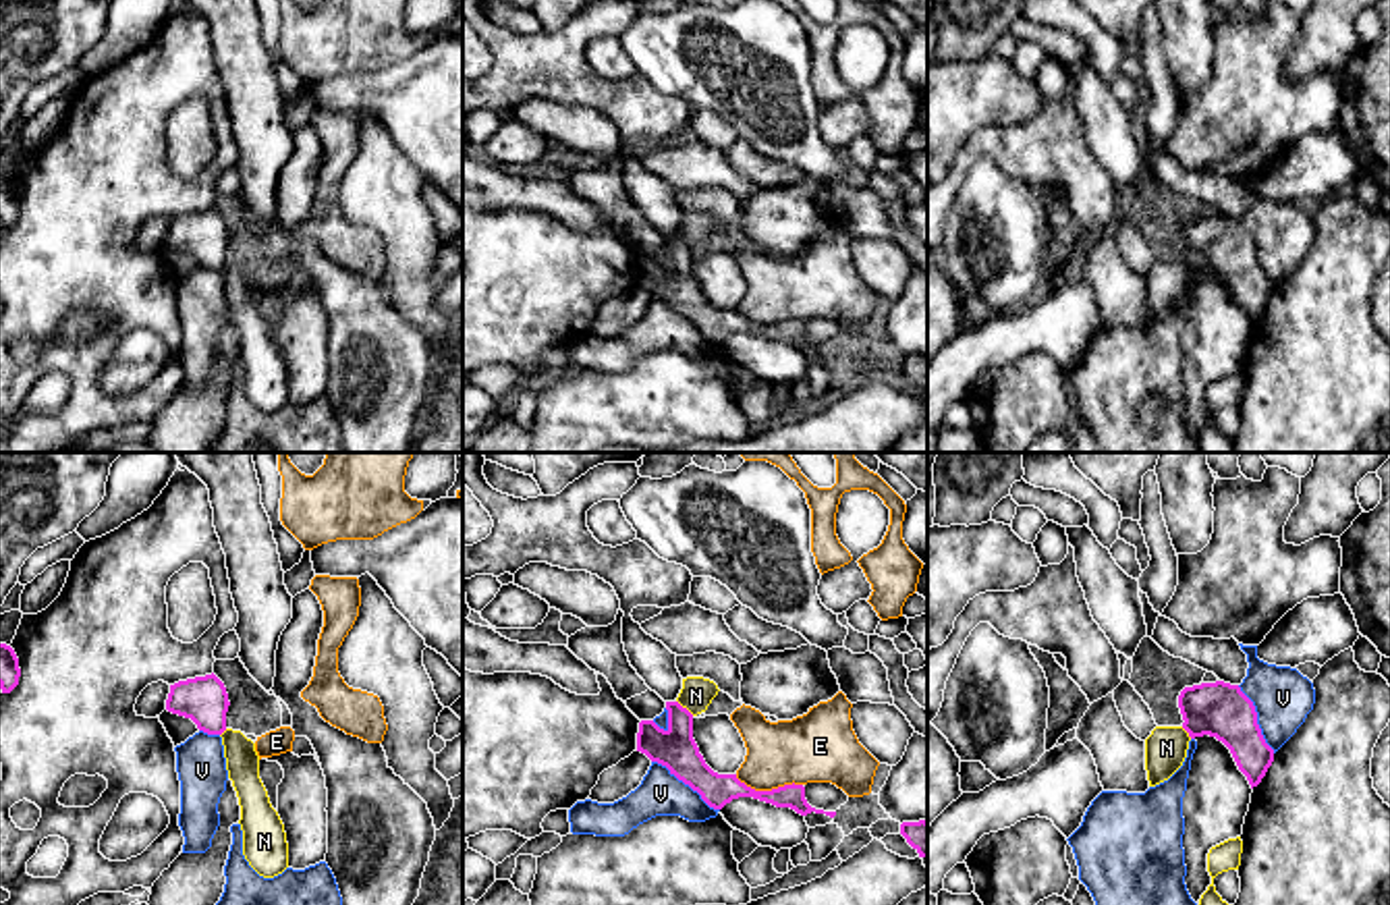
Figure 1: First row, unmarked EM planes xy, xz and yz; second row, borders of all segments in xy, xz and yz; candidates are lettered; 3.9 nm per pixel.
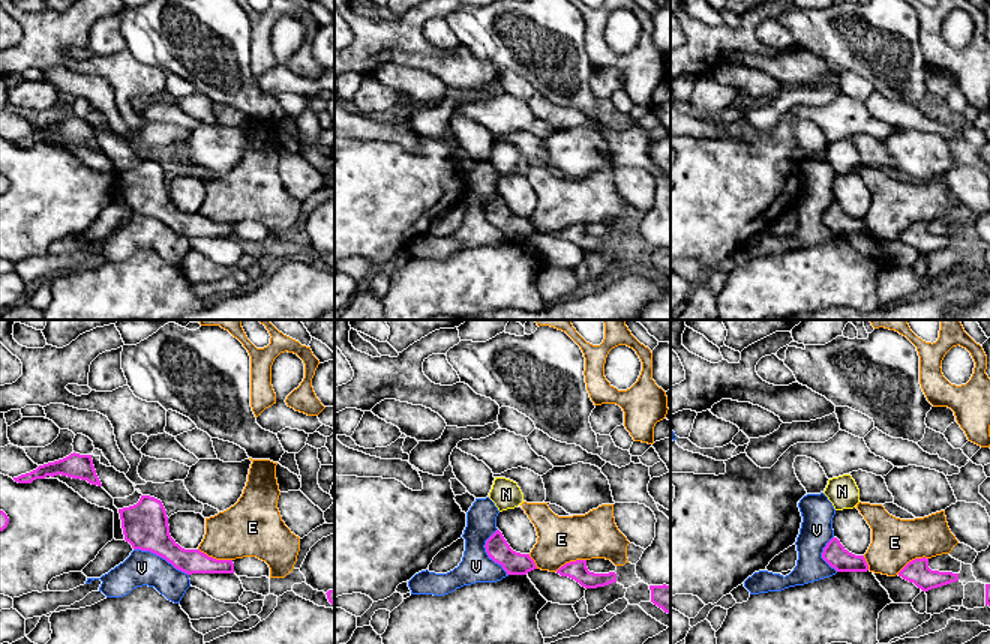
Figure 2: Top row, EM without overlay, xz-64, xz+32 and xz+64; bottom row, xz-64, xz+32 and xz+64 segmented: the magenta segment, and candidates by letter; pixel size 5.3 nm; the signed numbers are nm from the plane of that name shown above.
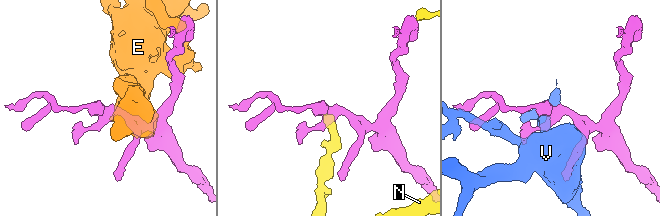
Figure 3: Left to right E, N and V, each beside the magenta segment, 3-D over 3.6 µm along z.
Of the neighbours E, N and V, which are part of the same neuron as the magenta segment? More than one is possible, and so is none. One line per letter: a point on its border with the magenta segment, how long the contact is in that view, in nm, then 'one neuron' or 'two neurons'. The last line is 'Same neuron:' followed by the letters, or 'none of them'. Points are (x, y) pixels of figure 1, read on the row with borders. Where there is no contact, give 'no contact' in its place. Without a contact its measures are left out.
E: meets magenta in xz at (768, 791); contact 260 nm long; two neurons
N: meets magenta in xz at (685, 708); contact 90 nm long; two neurons
V: meets magenta in xz at (685, 783); contact 320 nm long; two neurons
Same neuron: none of them

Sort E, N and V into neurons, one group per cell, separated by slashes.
E / N / V

